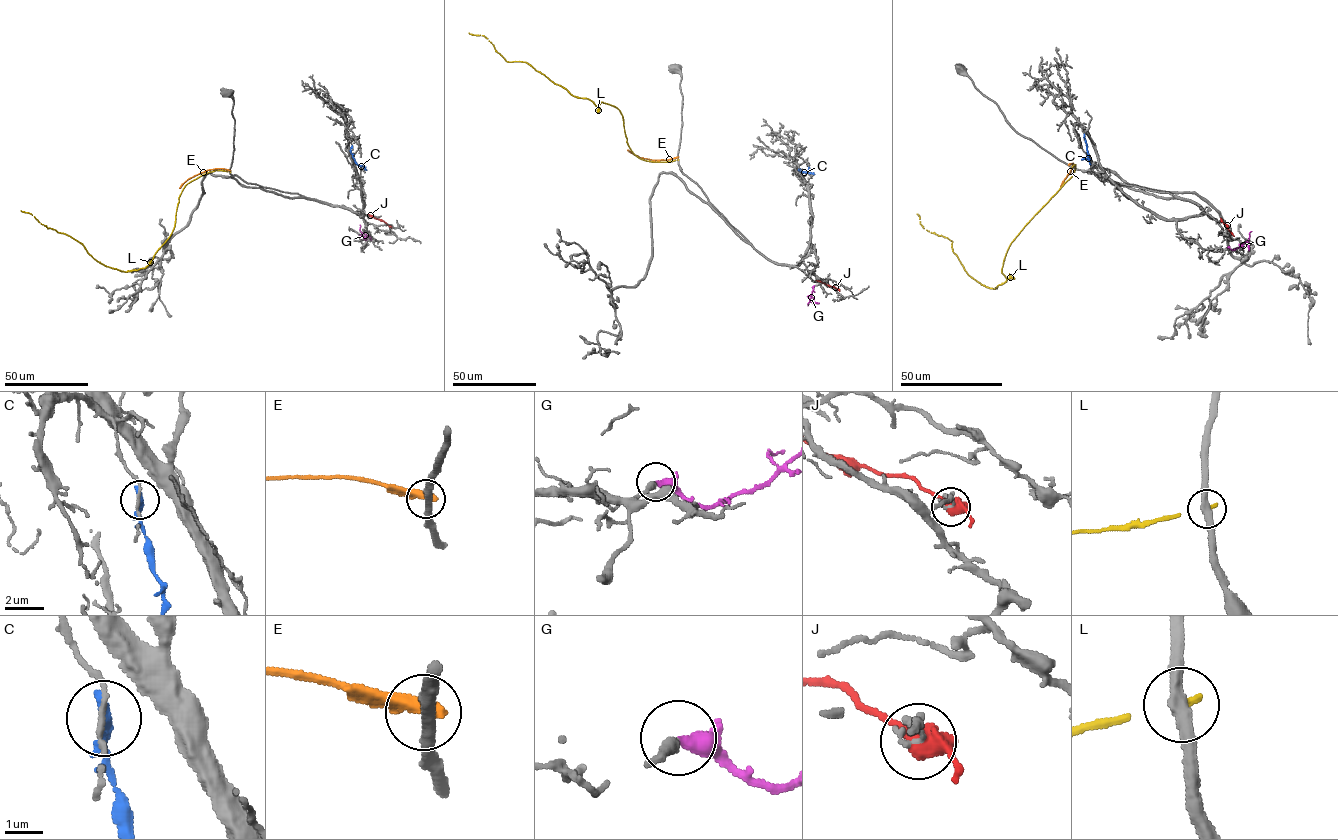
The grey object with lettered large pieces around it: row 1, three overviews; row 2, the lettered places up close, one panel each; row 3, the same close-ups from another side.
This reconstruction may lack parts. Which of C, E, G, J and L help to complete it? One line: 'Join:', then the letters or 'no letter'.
Join: G

